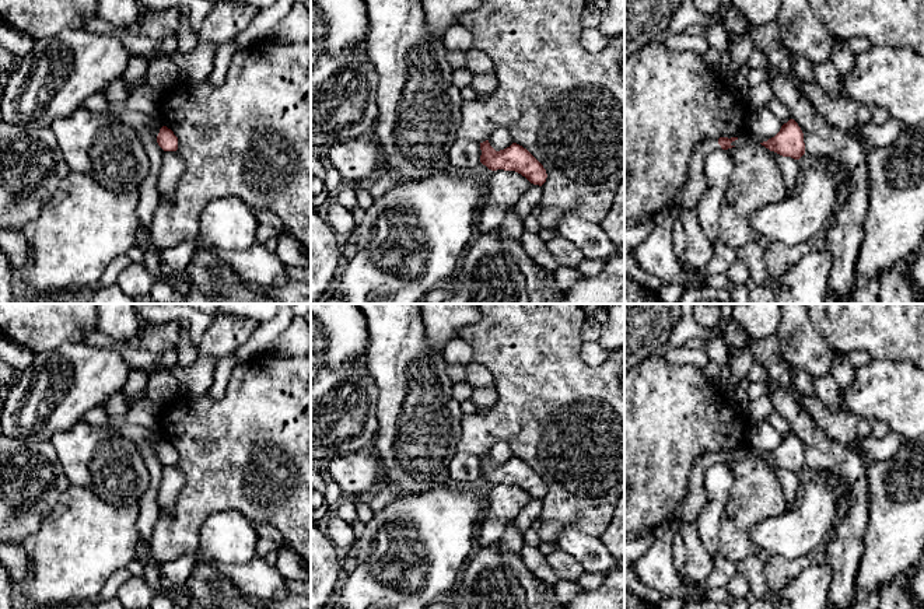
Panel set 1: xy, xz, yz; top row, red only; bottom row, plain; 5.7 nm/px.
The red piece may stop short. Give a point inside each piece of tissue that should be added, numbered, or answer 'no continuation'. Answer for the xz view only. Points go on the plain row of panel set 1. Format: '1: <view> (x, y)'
no continuation

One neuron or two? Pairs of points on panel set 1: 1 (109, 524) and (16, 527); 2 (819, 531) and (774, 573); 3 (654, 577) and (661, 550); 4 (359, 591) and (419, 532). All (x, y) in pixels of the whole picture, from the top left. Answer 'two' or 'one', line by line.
1: two
2: two
3: one
4: one

